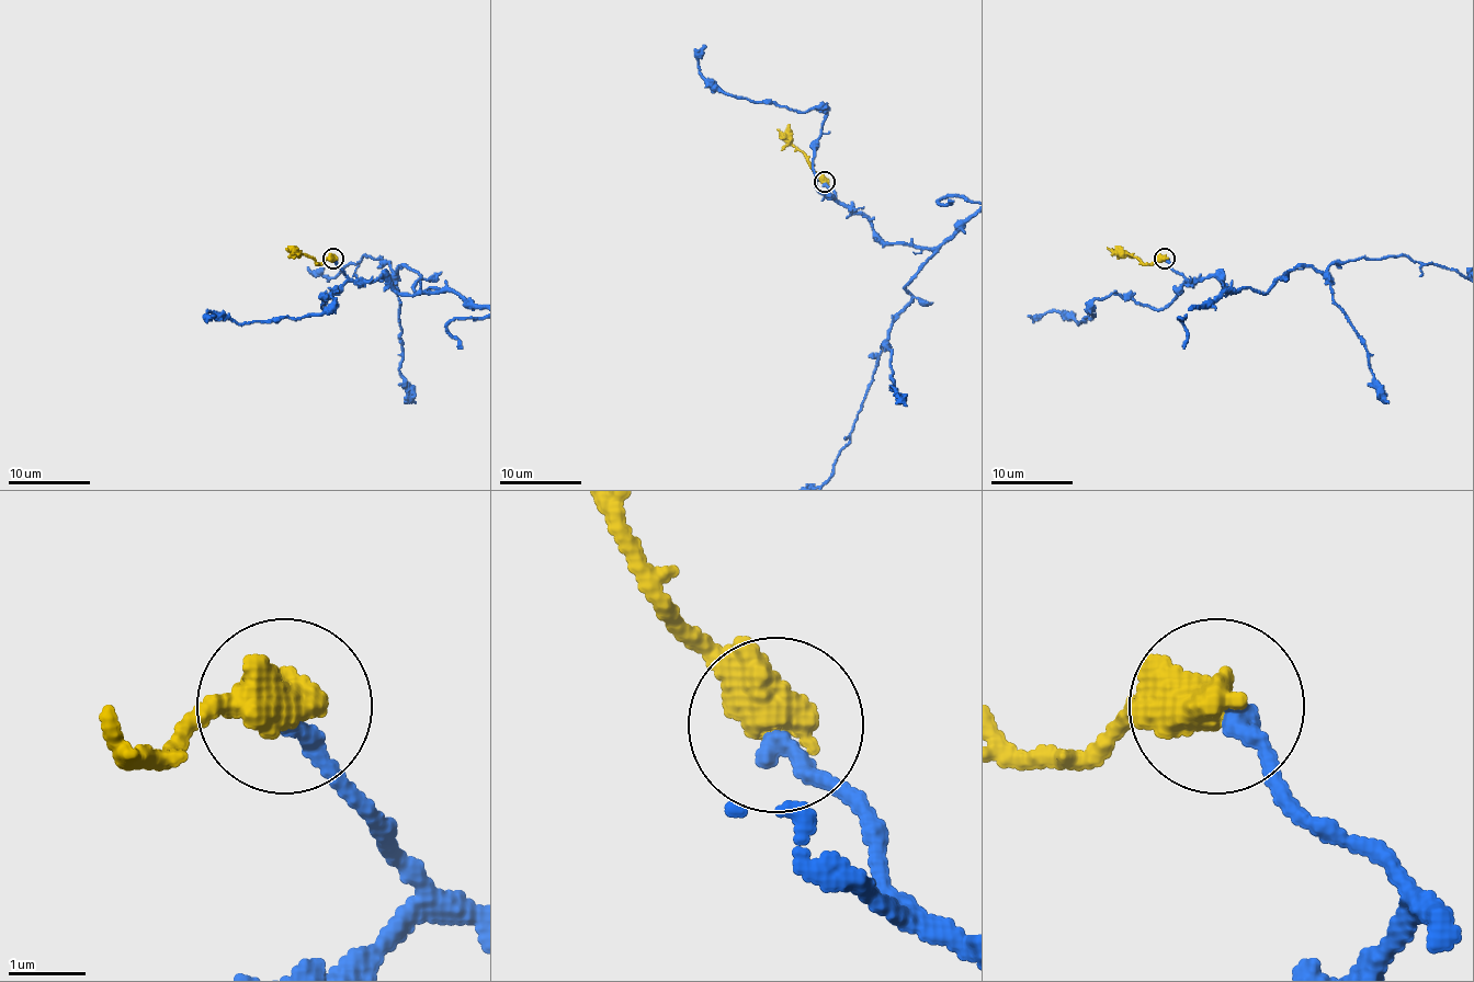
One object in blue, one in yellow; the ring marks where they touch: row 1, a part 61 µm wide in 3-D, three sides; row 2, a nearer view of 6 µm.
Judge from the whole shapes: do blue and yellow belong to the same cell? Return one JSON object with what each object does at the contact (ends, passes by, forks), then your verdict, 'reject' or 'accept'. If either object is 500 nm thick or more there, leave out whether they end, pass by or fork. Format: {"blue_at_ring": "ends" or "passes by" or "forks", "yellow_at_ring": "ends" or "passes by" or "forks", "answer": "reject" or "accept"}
{"answer": "accept"}

